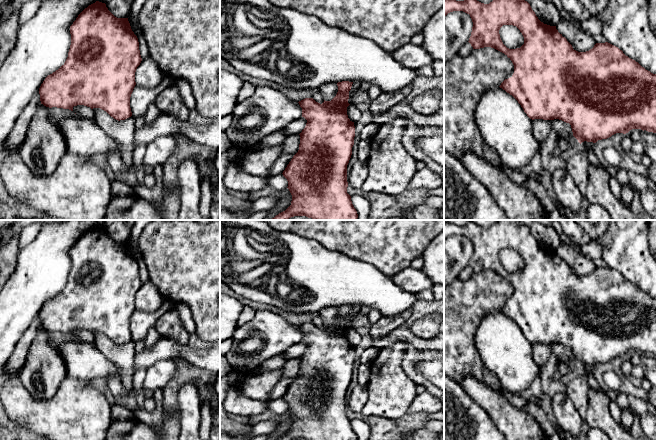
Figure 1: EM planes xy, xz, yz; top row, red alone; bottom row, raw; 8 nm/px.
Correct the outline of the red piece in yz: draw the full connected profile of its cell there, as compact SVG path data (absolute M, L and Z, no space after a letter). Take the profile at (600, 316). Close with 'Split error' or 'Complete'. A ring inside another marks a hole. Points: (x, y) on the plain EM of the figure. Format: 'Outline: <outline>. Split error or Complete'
Outline: M472 220L464 225L444 222L444 241L453 235L463 235L470 239L473 251L468 266L473 273L491 271L512 285L514 297L499 311L518 325L530 343L559 343L569 347L573 360L580 368L584 365L596 367L616 357L626 358L632 353L656 357L656 298L626 280L618 271L608 266L596 267L589 275L578 276L558 256L556 250L541 246L530 228L515 220L497 220L489 228L481 227ZM503 249L513 249L520 254L524 261L524 268L520 272L509 273L503 268L499 258Z. Complete

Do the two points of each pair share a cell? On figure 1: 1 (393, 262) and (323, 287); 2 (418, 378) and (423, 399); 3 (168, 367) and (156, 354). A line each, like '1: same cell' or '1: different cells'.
1: different cells
2: different cells
3: different cells

